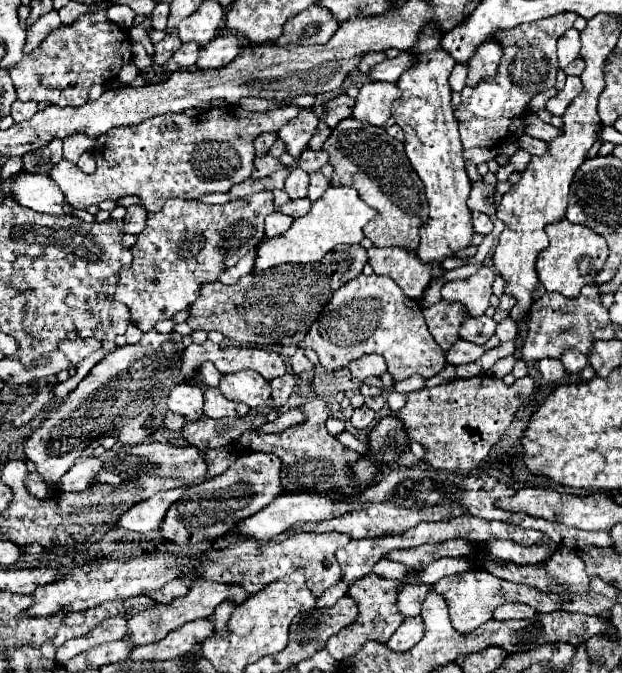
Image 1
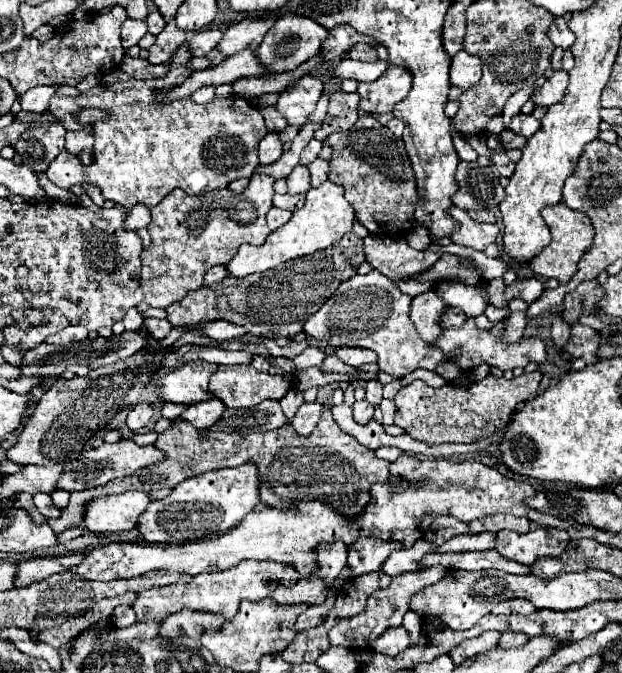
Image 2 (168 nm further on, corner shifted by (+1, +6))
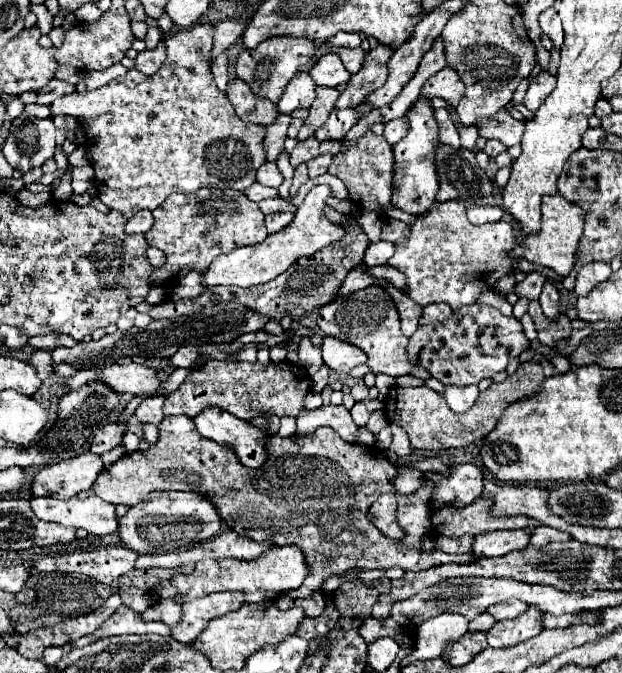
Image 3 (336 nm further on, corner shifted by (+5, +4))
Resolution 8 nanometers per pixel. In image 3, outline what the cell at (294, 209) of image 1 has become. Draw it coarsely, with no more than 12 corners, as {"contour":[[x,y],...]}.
{"contour":[[281,199],[259,201],[259,209],[265,215],[291,211],[295,213],[295,205]]}

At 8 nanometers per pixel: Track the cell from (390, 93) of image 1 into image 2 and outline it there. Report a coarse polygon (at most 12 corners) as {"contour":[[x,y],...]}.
{"contour":[[389,69],[359,83],[361,113],[381,115],[405,99],[411,75]]}

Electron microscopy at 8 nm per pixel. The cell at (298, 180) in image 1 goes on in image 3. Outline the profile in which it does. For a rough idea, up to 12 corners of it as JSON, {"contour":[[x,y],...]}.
{"contour":[[307,165],[295,169],[293,185],[289,189],[291,197],[295,197],[299,189],[307,179]]}

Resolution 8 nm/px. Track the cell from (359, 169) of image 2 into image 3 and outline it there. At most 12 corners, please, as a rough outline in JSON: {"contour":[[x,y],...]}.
{"contour":[[363,135],[333,157],[361,209],[391,207],[393,153],[385,137]]}

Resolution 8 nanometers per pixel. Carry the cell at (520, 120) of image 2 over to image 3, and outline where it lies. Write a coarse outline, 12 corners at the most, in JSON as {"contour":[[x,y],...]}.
{"contour":[[505,109],[479,117],[475,127],[483,139],[507,147],[519,145],[525,121]]}

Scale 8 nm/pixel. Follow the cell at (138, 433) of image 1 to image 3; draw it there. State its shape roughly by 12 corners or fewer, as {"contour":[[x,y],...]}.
{"contour":[[149,397],[135,415],[141,423],[159,425],[163,421],[165,397]]}

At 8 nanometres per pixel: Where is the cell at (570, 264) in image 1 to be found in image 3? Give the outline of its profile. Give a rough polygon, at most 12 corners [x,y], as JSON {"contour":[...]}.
{"contour":[[559,193],[541,201],[541,229],[511,255],[567,277],[585,211]]}

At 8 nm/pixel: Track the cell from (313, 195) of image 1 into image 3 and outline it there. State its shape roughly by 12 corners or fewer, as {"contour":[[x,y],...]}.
{"contour":[[319,155],[309,161],[309,177],[327,173],[333,155]]}

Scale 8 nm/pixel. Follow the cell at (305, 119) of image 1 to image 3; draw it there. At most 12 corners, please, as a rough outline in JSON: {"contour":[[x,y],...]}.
{"contour":[[299,69],[285,87],[277,111],[309,109],[315,83],[307,69]]}

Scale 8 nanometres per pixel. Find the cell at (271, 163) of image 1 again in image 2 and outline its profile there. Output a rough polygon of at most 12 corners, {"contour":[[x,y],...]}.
{"contour":[[277,133],[259,141],[259,163],[275,163],[283,153]]}

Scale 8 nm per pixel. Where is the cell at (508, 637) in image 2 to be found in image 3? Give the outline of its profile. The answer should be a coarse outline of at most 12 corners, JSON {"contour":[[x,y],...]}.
{"contour":[[541,609],[497,621],[491,647],[509,647],[541,633]]}

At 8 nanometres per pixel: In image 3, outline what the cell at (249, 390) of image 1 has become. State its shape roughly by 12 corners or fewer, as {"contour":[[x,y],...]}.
{"contour":[[207,361],[165,415],[209,407],[251,421],[297,417],[311,391],[287,361]]}

